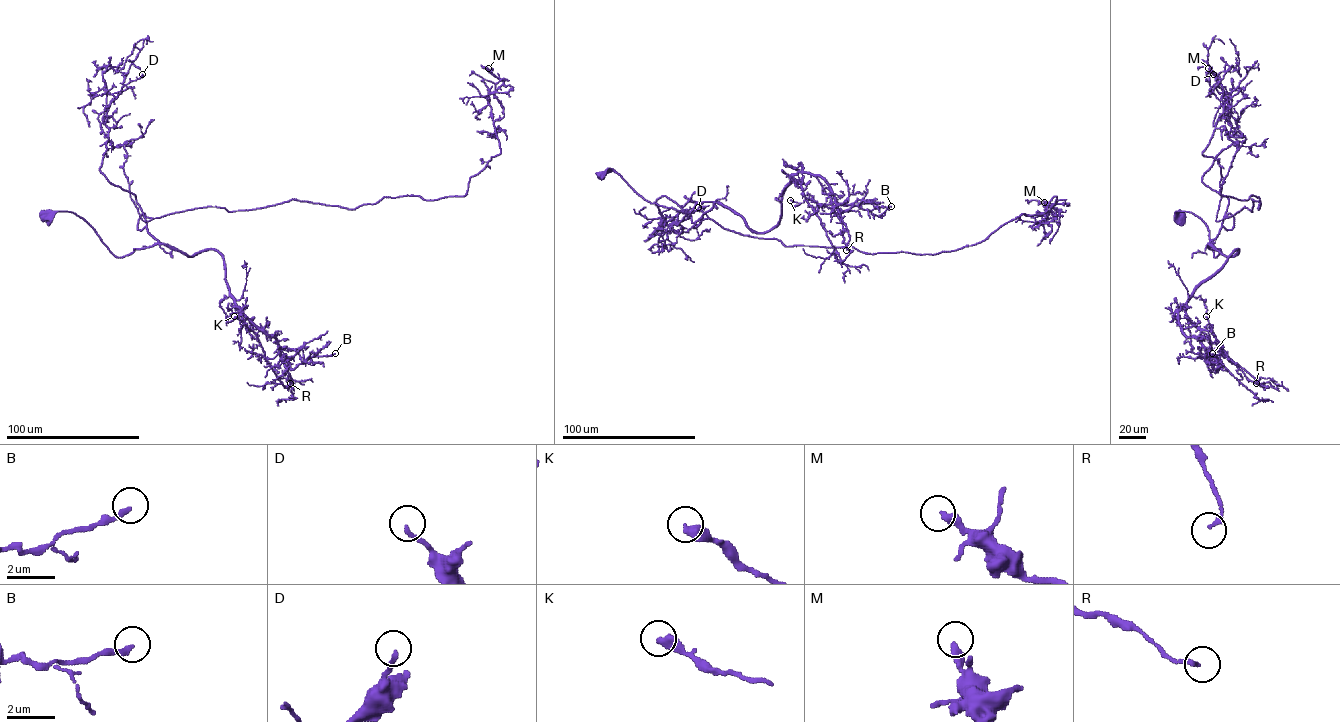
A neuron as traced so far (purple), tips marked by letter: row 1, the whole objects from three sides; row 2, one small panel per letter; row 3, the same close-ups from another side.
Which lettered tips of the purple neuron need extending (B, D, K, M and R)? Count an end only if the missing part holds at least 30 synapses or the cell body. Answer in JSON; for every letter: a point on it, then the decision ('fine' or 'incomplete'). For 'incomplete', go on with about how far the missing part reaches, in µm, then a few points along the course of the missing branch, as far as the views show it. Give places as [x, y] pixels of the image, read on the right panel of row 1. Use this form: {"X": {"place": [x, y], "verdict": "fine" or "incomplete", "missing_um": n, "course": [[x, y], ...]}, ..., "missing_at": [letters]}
{"B": {"place": [1212, 353], "verdict": "fine"}, "D": {"place": [1213, 74], "verdict": "fine"}, "K": {"place": [1206, 316], "verdict": "fine"}, "M": {"place": [1208, 68], "verdict": "fine"}, "R": {"place": [1256, 383], "verdict": "fine"}, "missing_at": []}

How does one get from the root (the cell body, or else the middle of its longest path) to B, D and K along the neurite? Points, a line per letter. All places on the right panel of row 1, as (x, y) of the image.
B: (1181, 216), (1206, 225), (1214, 257), (1208, 244), (1238, 249), (1178, 312), (1216, 369), (1212, 353)
D: (1181, 216), (1206, 225), (1215, 257), (1208, 244), (1229, 199), (1202, 177), (1232, 142), (1231, 97), (1213, 74)
K: (1181, 216), (1206, 225), (1214, 257), (1208, 244), (1238, 249), (1185, 307), (1201, 329), (1206, 316)

